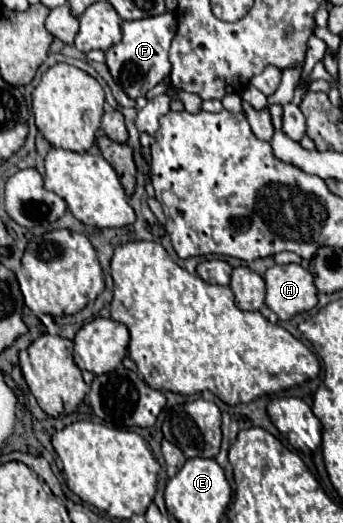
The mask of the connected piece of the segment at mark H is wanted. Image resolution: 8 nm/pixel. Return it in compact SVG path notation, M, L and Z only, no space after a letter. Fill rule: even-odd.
M274 265L264 273L266 281L266 305L278 315L280 321L294 317L296 313L316 307L316 287L310 271L302 265Z

